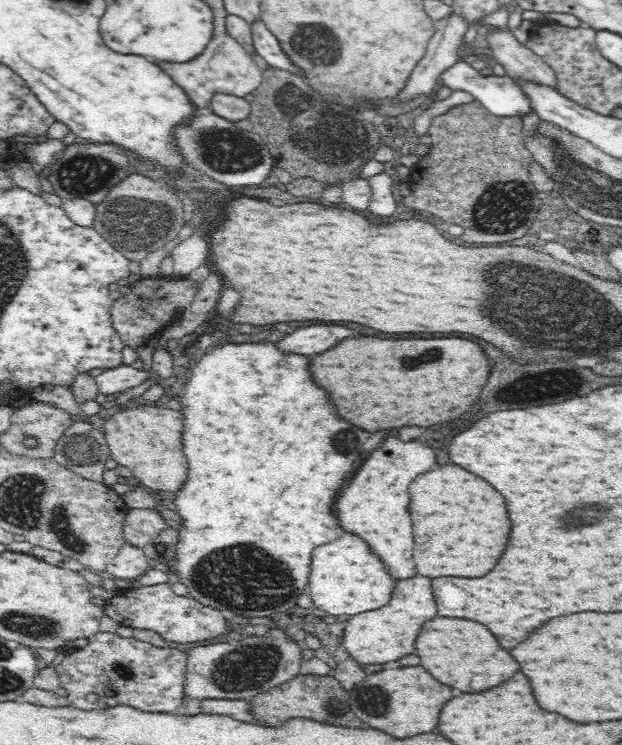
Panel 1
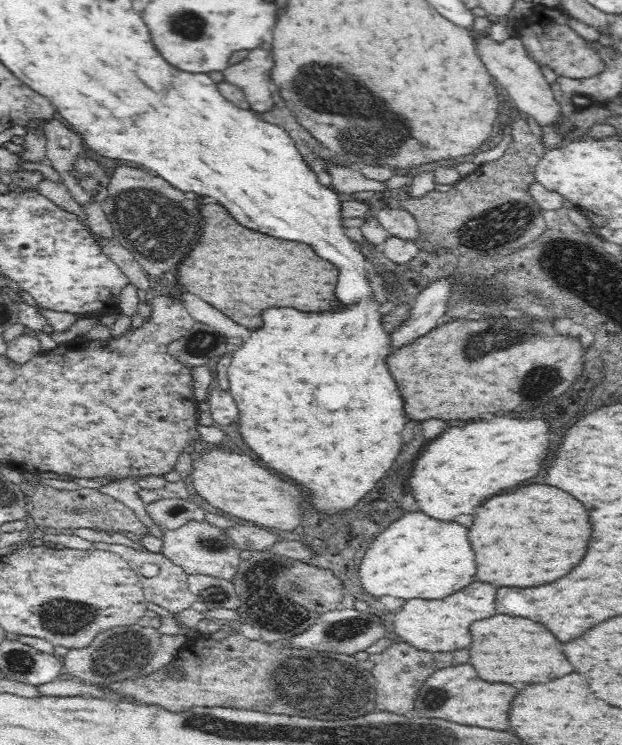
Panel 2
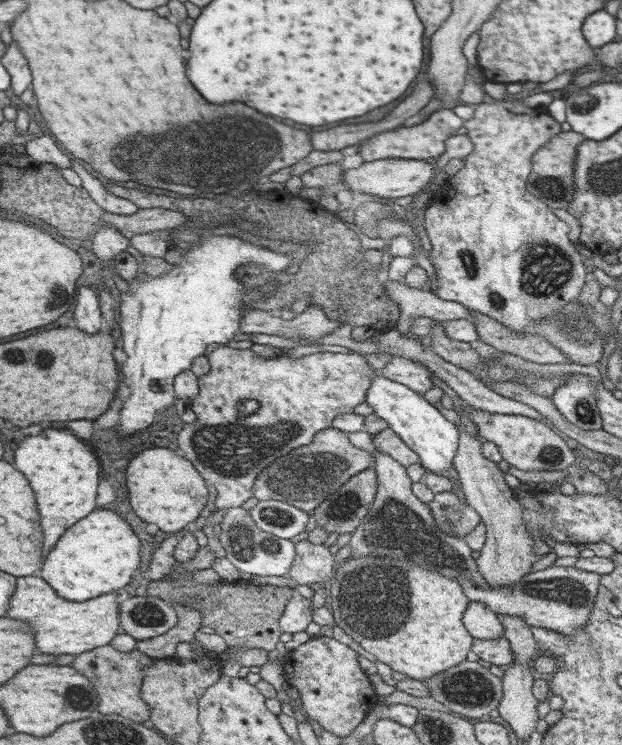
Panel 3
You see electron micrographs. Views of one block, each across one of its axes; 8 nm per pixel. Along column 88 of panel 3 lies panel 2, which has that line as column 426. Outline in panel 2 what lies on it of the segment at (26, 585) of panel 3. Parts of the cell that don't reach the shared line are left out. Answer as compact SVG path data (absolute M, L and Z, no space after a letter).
M474 582L440 600L406 600L401 608L392 613L393 621L389 634L416 650L430 653L453 652L469 646L471 636L467 628L470 622L482 620L492 614L494 614L494 586Z

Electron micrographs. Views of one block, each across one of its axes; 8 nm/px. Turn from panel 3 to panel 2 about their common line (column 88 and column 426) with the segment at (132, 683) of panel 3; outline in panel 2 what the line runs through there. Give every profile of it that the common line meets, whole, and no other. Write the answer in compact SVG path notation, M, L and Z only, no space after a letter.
M402 642L390 644L382 652L371 655L369 660L374 664L371 669L375 691L374 706L392 714L406 712L406 708L411 707L418 685L437 669L432 653L416 650Z

